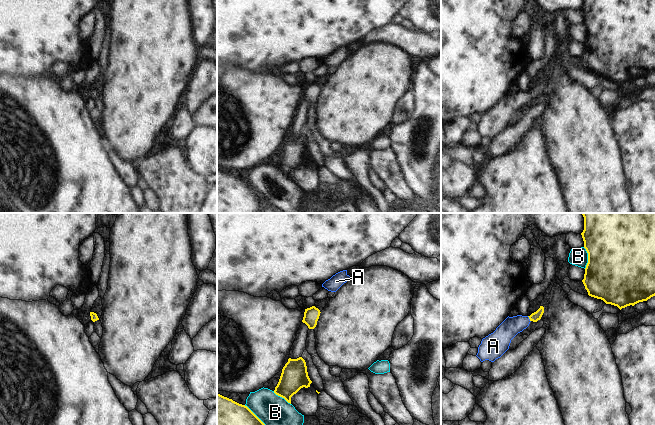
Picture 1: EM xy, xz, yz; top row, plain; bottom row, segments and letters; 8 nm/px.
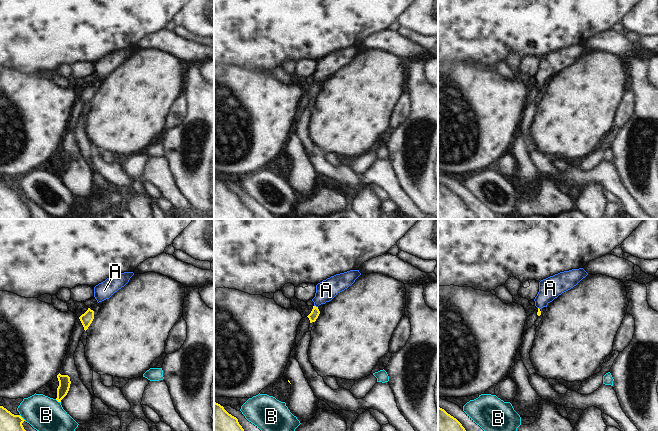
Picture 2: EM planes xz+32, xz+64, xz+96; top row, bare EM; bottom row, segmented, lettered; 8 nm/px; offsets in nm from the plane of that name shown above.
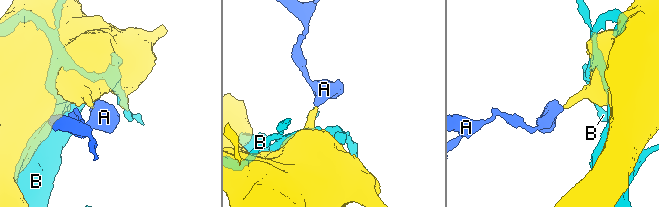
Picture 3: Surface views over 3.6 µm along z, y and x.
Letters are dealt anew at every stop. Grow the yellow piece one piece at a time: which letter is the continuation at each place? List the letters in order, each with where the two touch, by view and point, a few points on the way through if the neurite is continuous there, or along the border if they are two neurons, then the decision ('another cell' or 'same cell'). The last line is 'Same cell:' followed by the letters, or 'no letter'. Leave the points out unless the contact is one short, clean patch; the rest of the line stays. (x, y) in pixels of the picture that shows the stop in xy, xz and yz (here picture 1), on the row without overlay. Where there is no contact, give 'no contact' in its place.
A: meets yellow in yz at (529, 94); runs through yz (537, 91), (529, 94), (511, 102); same cell
B: meets yellow in yz at (588, 34); another cell
Same cell: A

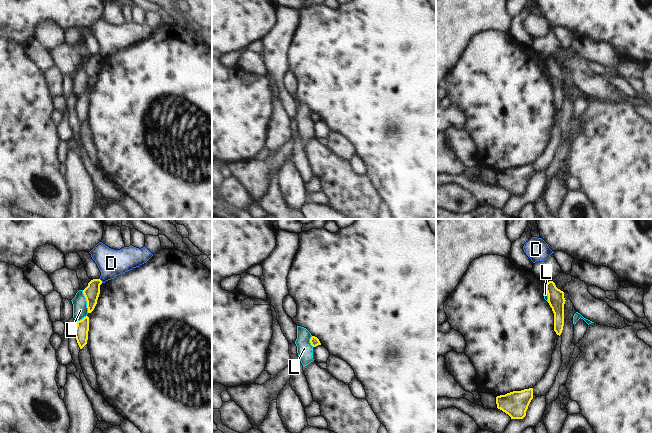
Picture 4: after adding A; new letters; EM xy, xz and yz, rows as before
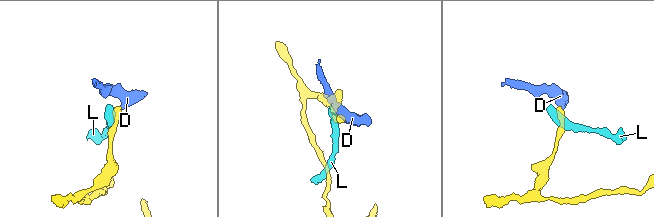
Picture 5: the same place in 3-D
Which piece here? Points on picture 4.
D: meets yellow in xy at (100, 56); border along xy (99, 54), (102, 58); another cell
L: meets yellow in xy at (86, 76); border along xy (82, 66), (88, 88); another cell
Same cell: no letter

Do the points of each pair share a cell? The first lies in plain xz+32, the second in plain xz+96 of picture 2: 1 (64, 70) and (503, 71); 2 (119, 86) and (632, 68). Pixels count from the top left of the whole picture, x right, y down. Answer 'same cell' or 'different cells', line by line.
1: different cells
2: different cells

